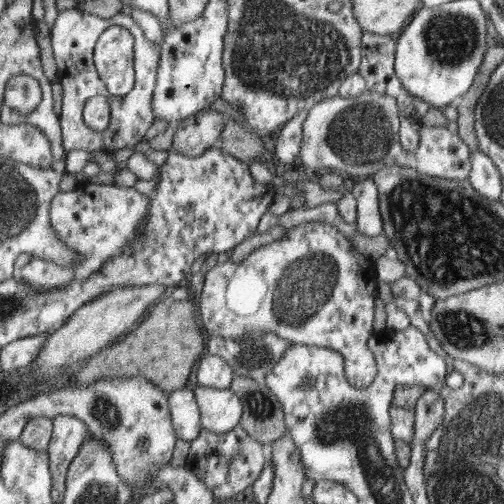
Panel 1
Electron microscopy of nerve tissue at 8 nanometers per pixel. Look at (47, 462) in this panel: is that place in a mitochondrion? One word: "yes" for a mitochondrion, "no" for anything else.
no

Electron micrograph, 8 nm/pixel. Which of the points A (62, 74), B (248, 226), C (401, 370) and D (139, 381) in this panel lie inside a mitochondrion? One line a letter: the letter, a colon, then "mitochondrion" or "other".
A: other
B: other
C: other
D: other

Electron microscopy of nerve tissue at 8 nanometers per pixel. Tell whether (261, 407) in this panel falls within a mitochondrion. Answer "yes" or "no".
yes

